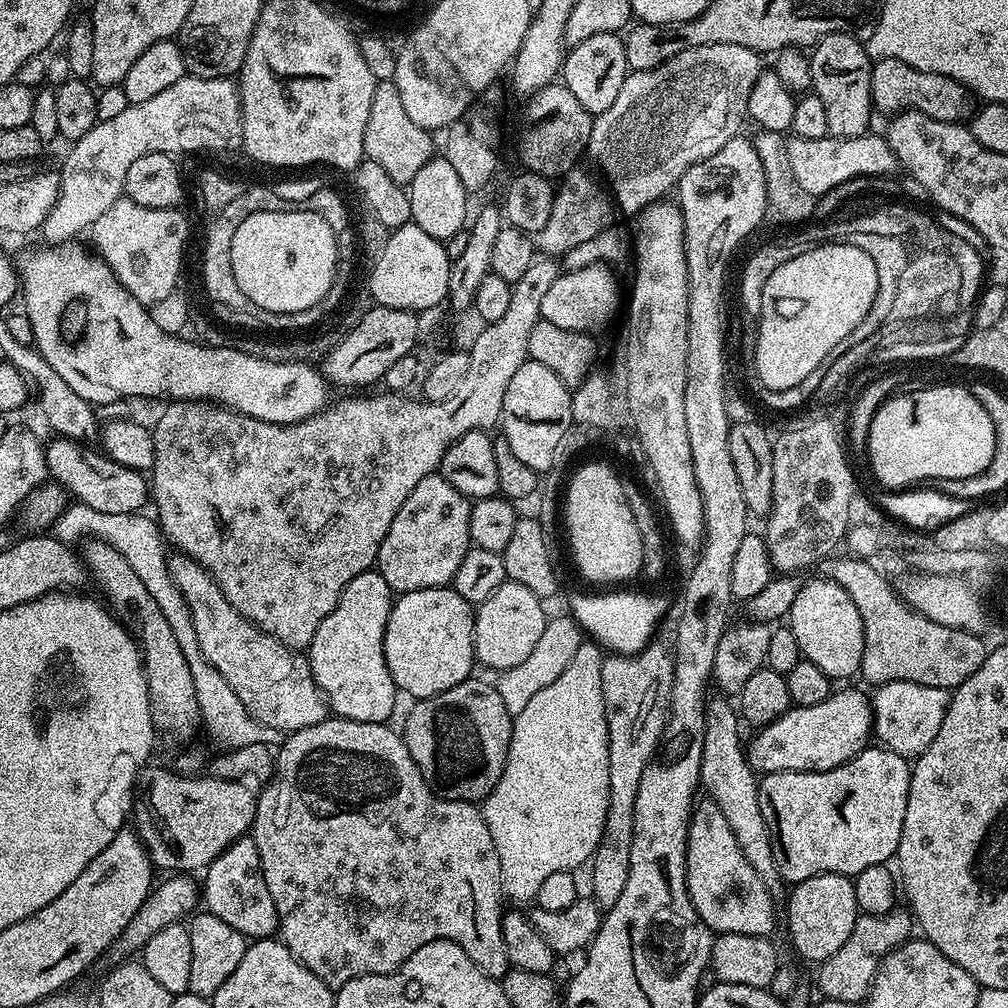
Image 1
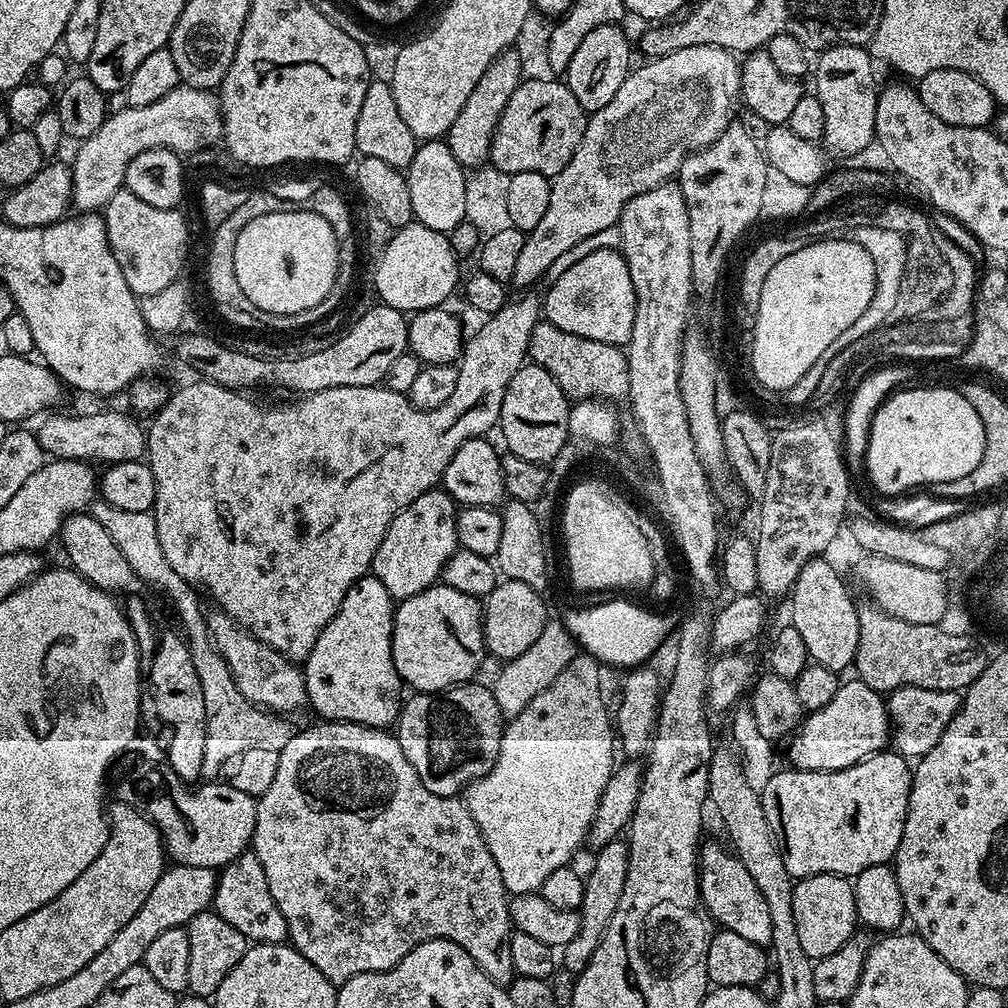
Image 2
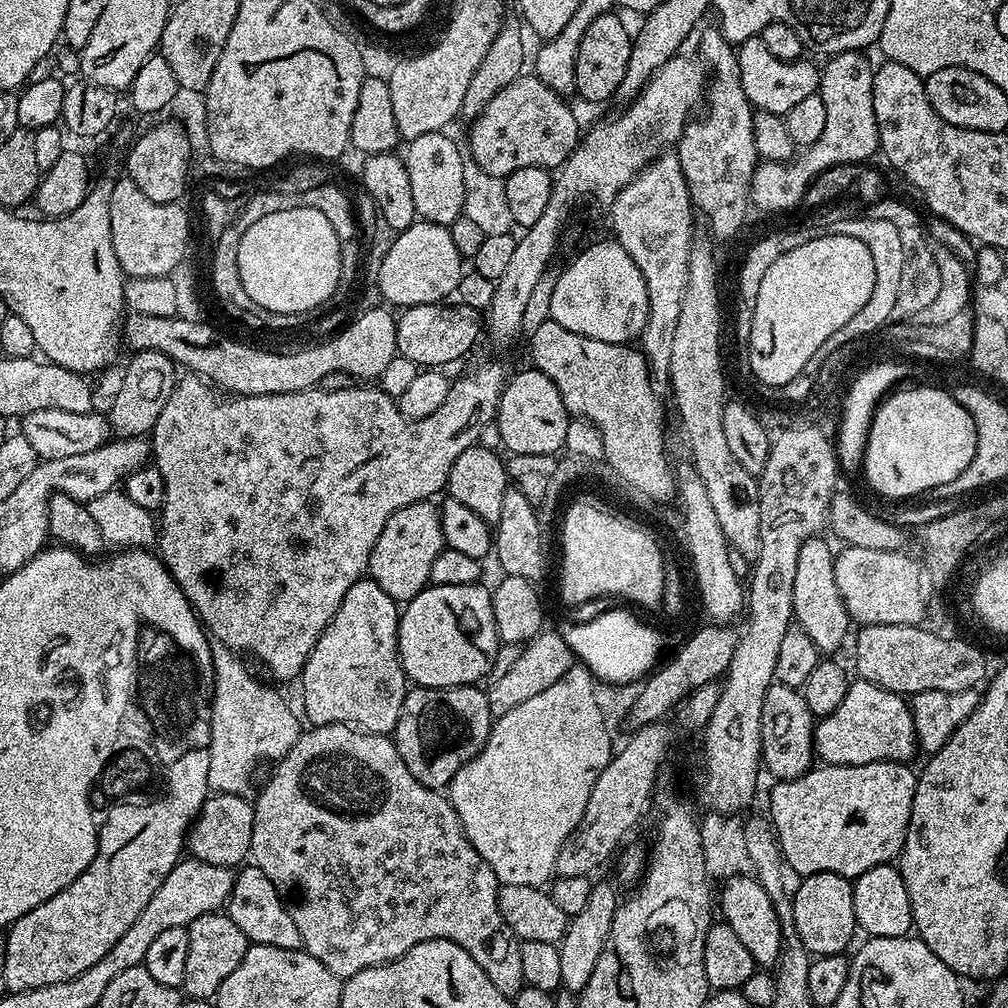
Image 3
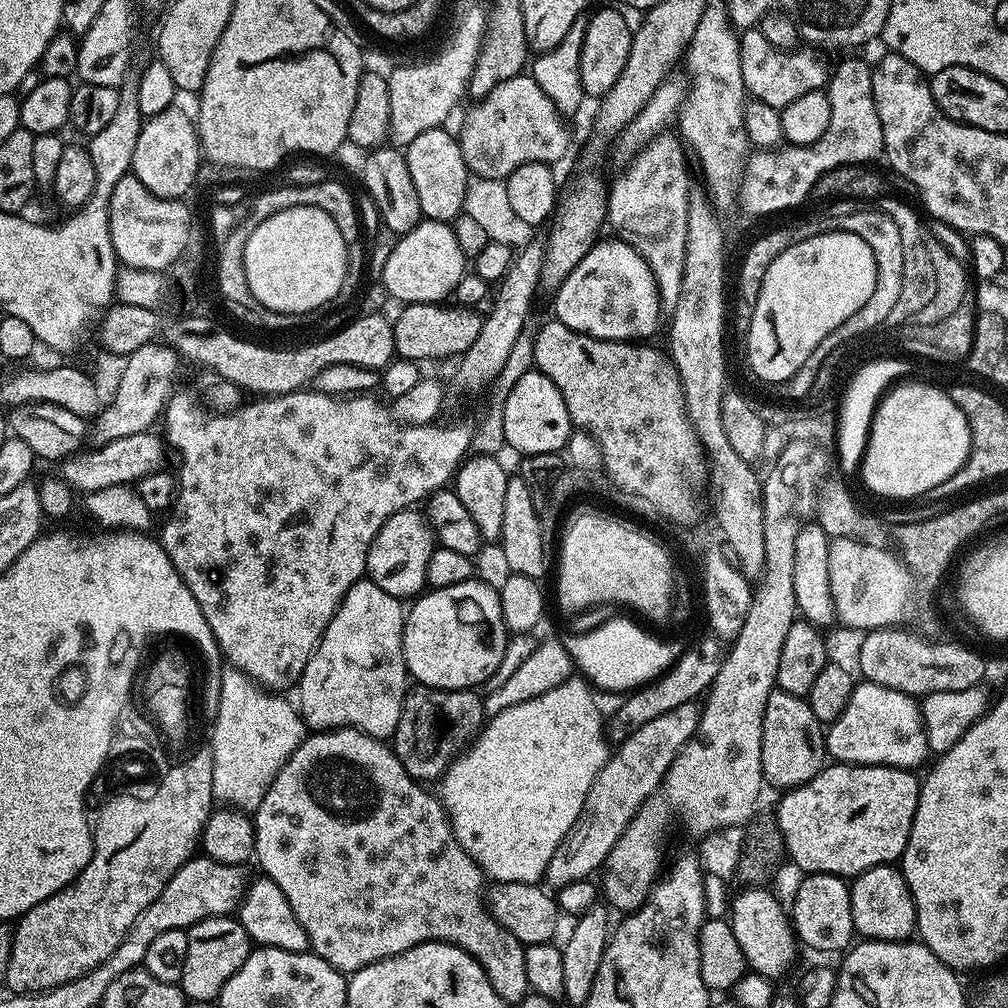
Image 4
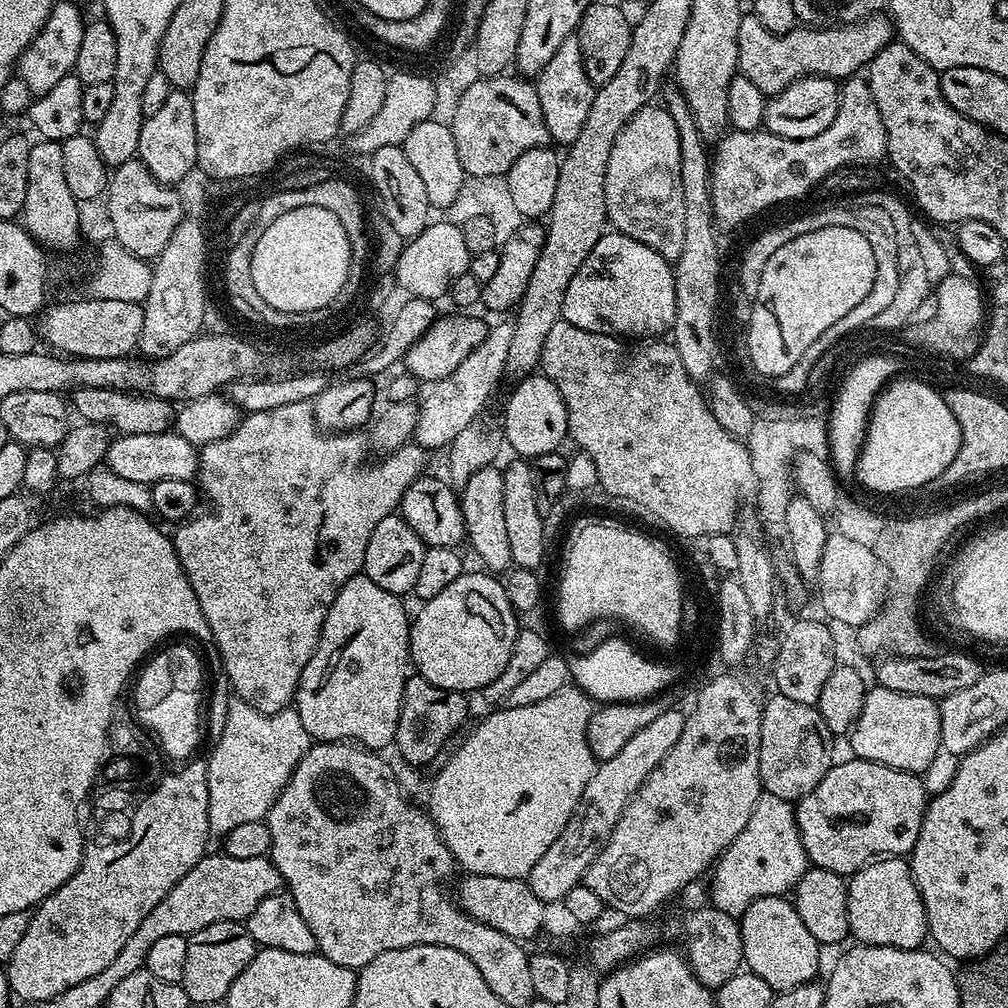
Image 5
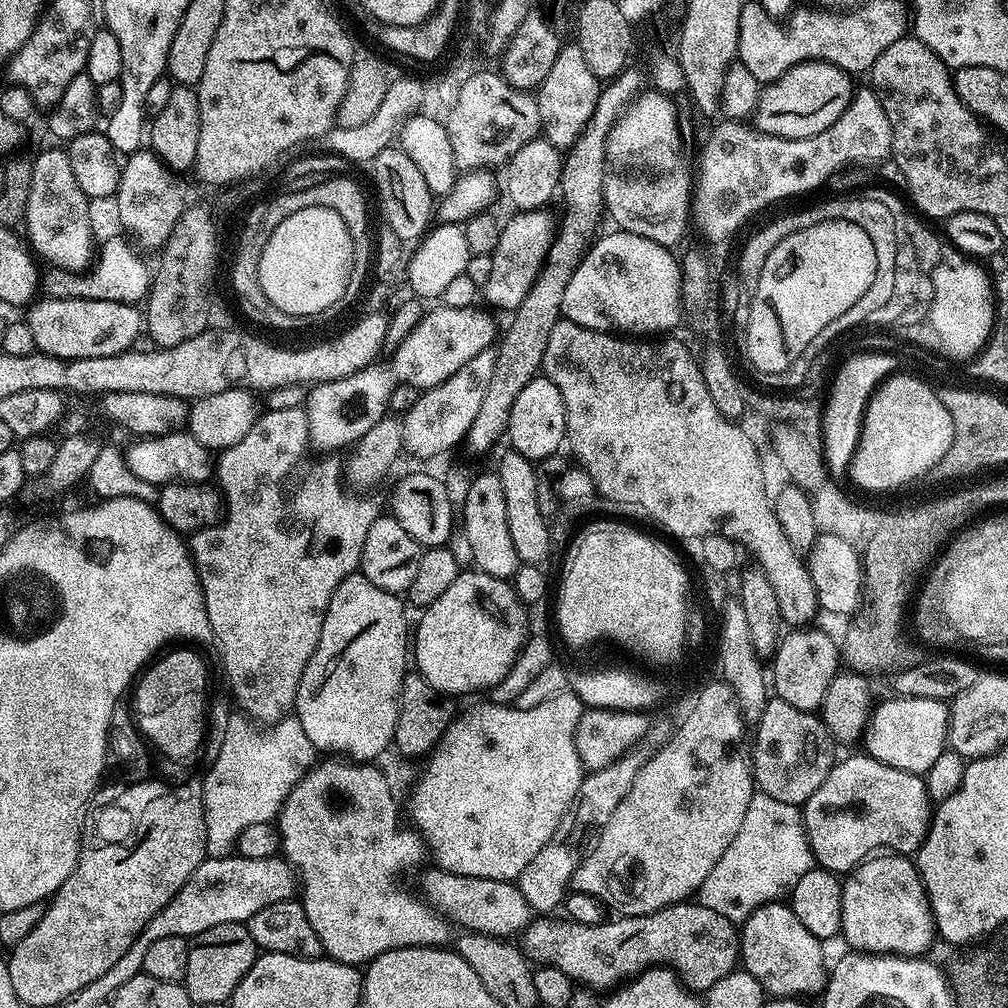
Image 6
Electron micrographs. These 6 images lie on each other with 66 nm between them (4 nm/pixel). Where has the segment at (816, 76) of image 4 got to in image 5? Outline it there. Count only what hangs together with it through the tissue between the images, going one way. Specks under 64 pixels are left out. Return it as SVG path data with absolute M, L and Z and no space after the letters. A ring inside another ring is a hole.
M748 14L741 19L738 30L739 75L750 78L758 90L765 94L775 94L788 84L805 74L830 76L833 78L852 78L859 70L867 69L878 50L882 50L894 40L894 24L887 15L873 14L854 24L840 24L836 28L822 26L797 26L784 36L776 36Z

